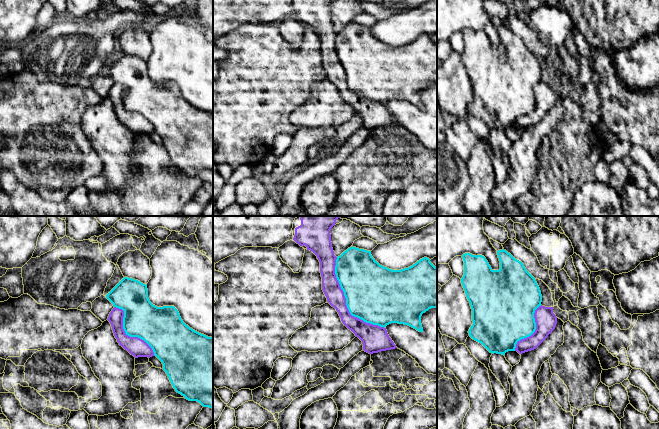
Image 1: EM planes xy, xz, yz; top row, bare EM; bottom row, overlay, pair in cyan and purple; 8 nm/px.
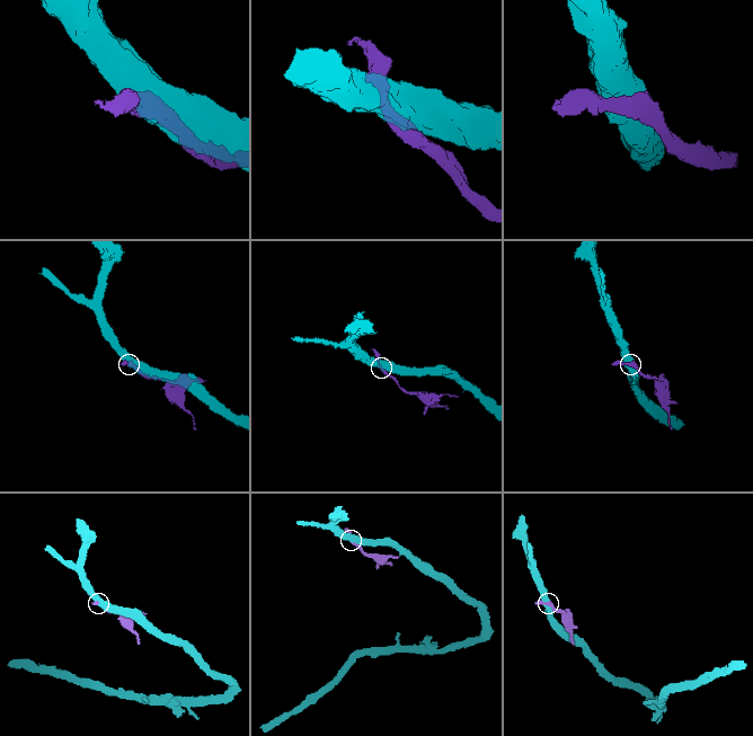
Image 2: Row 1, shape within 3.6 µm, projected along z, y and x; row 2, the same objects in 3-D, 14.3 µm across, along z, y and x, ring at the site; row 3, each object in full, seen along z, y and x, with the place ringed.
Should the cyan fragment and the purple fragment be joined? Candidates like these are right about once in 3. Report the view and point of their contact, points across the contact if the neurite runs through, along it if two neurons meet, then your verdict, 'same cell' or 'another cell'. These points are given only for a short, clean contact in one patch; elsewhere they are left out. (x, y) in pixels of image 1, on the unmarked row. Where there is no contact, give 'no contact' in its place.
contact xz (346, 78); another cell

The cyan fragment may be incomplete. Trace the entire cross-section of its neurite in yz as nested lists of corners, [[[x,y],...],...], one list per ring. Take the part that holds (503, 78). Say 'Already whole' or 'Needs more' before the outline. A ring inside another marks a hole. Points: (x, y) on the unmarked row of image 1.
Already whole. [[[504,25],[498,26],[497,31],[500,37],[499,46],[493,46],[482,31],[463,30],[464,51],[461,54],[461,59],[472,85],[473,100],[468,107],[469,112],[481,119],[490,129],[505,131],[508,127],[515,127],[518,117],[535,108],[534,89],[541,82],[542,71],[535,54],[526,46],[521,37],[515,35]]]

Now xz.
Already whole. [[[350,23],[346,27],[344,27],[340,32],[336,35],[336,42],[335,42],[335,50],[336,54],[340,60],[341,65],[344,68],[344,72],[346,74],[346,81],[350,88],[350,90],[354,93],[357,93],[363,96],[366,99],[370,99],[373,101],[378,101],[380,103],[386,103],[391,99],[398,99],[408,101],[419,108],[423,108],[422,100],[421,100],[421,92],[423,89],[428,87],[431,84],[437,84],[437,43],[435,43],[431,38],[430,35],[424,33],[417,37],[415,40],[408,44],[404,44],[401,46],[392,46],[387,43],[380,41],[371,31],[371,27],[367,27],[364,25],[359,25],[356,23]]]

